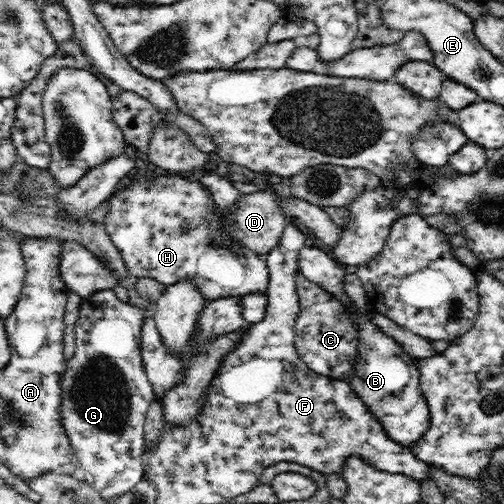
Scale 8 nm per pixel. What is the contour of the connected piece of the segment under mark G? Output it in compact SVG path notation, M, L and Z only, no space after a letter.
M101 290L100 293L94 294L89 301L93 307L92 314L81 313L80 318L78 317L76 321L76 336L75 336L75 353L67 360L66 370L64 376L62 376L62 427L70 439L70 445L72 445L72 450L76 453L78 457L79 475L82 477L83 481L88 484L92 490L98 492L102 498L108 500L108 498L114 498L114 496L122 496L132 490L142 478L144 478L144 469L142 466L141 456L145 450L145 432L144 424L146 413L149 410L150 404L157 400L154 389L152 388L151 382L146 374L146 369L144 368L144 363L142 362L141 341L142 341L142 324L146 317L151 315L151 310L138 308L138 306L132 306L129 302L122 302L118 299L118 296L114 294L113 290Z

